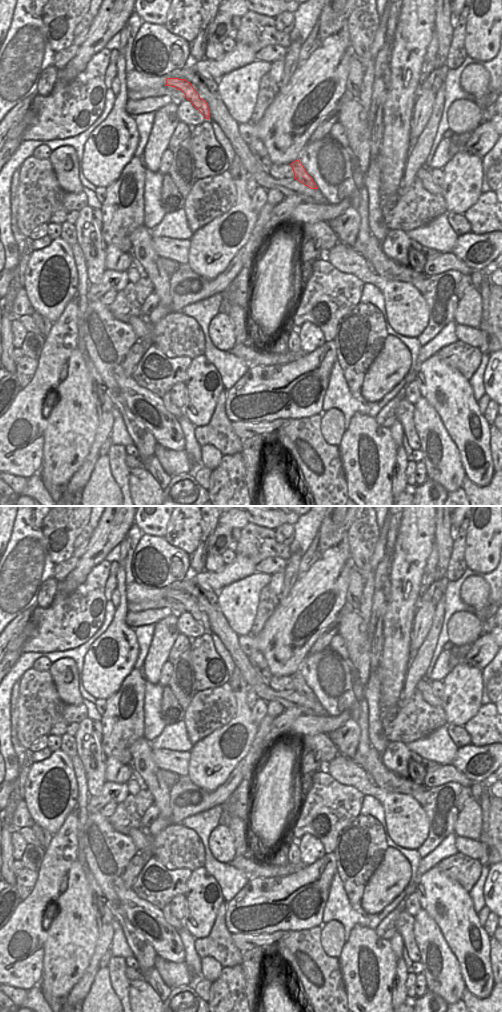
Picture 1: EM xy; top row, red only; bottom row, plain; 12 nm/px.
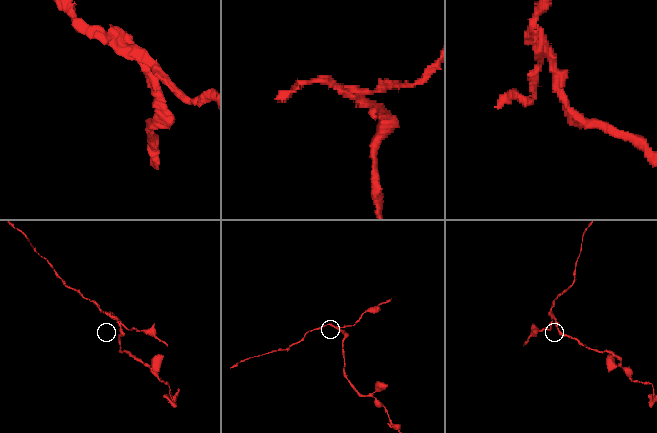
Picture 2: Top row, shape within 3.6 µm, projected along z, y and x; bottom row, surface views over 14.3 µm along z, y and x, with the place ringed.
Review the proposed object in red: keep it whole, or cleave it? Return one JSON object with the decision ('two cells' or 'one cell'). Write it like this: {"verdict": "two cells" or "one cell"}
{"verdict": "two cells"}

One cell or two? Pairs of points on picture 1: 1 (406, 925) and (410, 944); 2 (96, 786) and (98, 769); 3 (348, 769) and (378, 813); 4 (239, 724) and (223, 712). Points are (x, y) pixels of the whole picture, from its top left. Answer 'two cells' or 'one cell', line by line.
1: one cell
2: one cell
3: two cells
4: two cells

